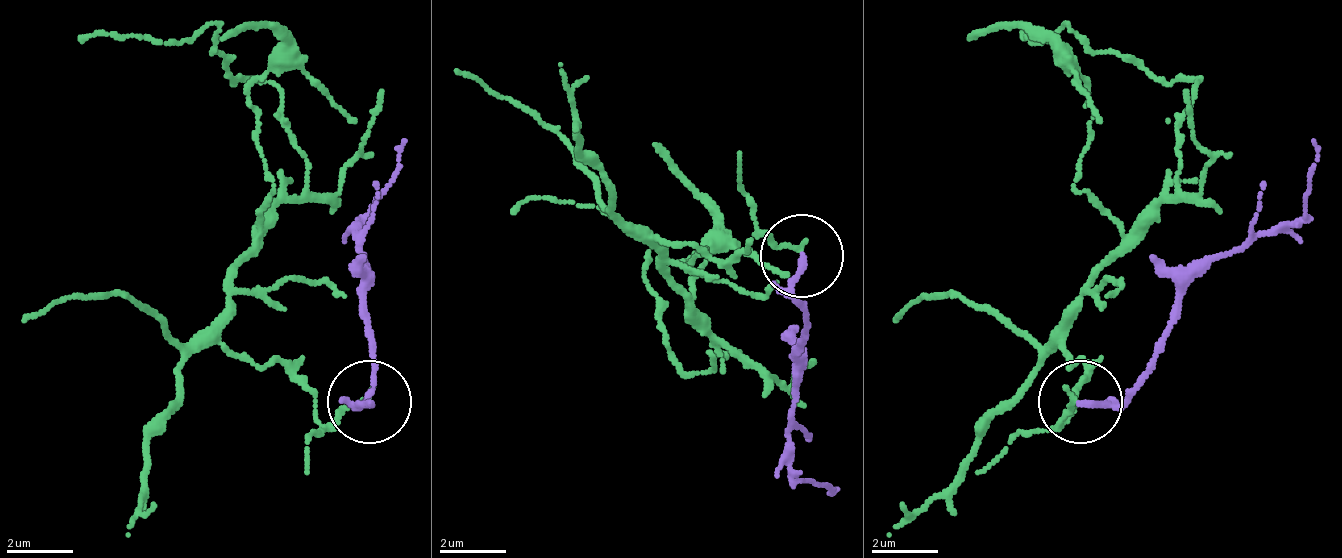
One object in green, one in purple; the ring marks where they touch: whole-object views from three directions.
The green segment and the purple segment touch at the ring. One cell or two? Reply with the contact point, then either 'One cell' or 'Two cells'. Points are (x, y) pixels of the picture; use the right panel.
Place: (1080, 401). Two cells

